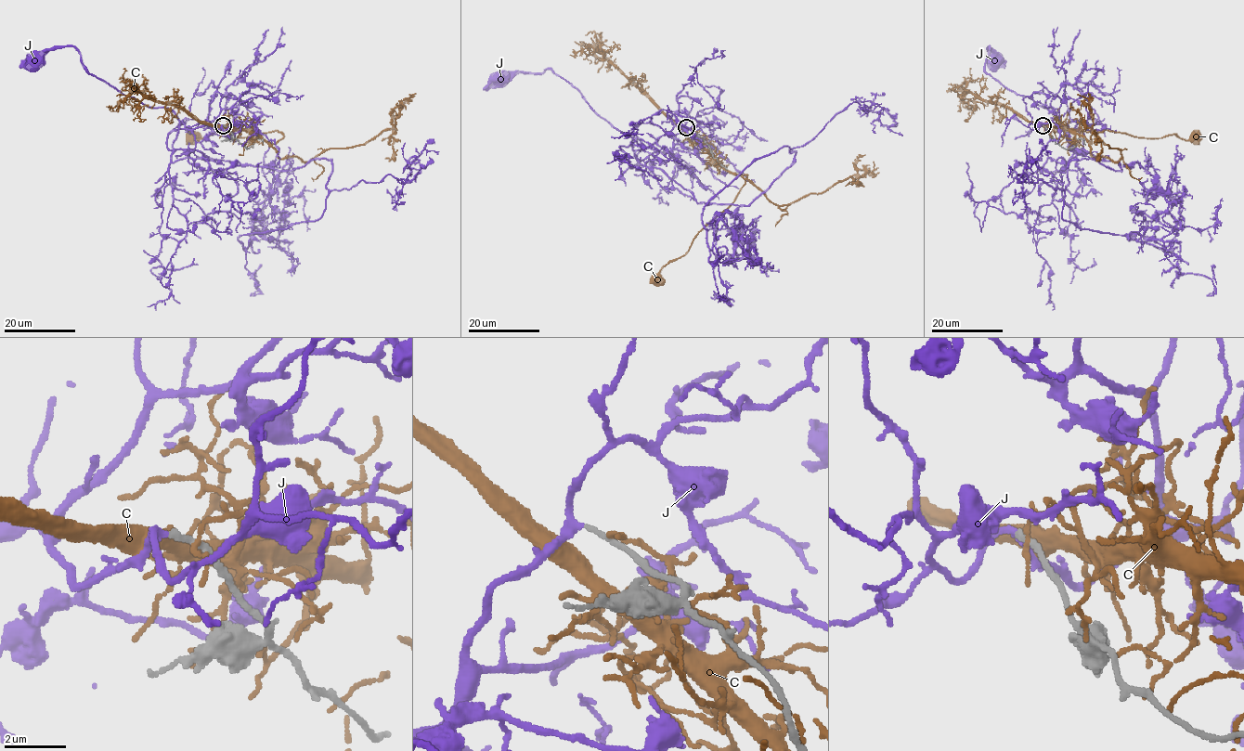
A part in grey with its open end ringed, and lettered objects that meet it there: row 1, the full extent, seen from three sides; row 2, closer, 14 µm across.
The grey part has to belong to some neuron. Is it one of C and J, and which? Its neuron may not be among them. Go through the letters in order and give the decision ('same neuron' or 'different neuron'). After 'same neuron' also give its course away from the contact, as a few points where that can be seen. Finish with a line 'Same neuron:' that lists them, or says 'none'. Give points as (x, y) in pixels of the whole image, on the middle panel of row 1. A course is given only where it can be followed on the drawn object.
C: different neuron
J: same neuron; it runs (686, 127), (647, 166), (636, 158), (642, 143), (612, 126), (550, 69), (502, 80)
Same neuron: J

